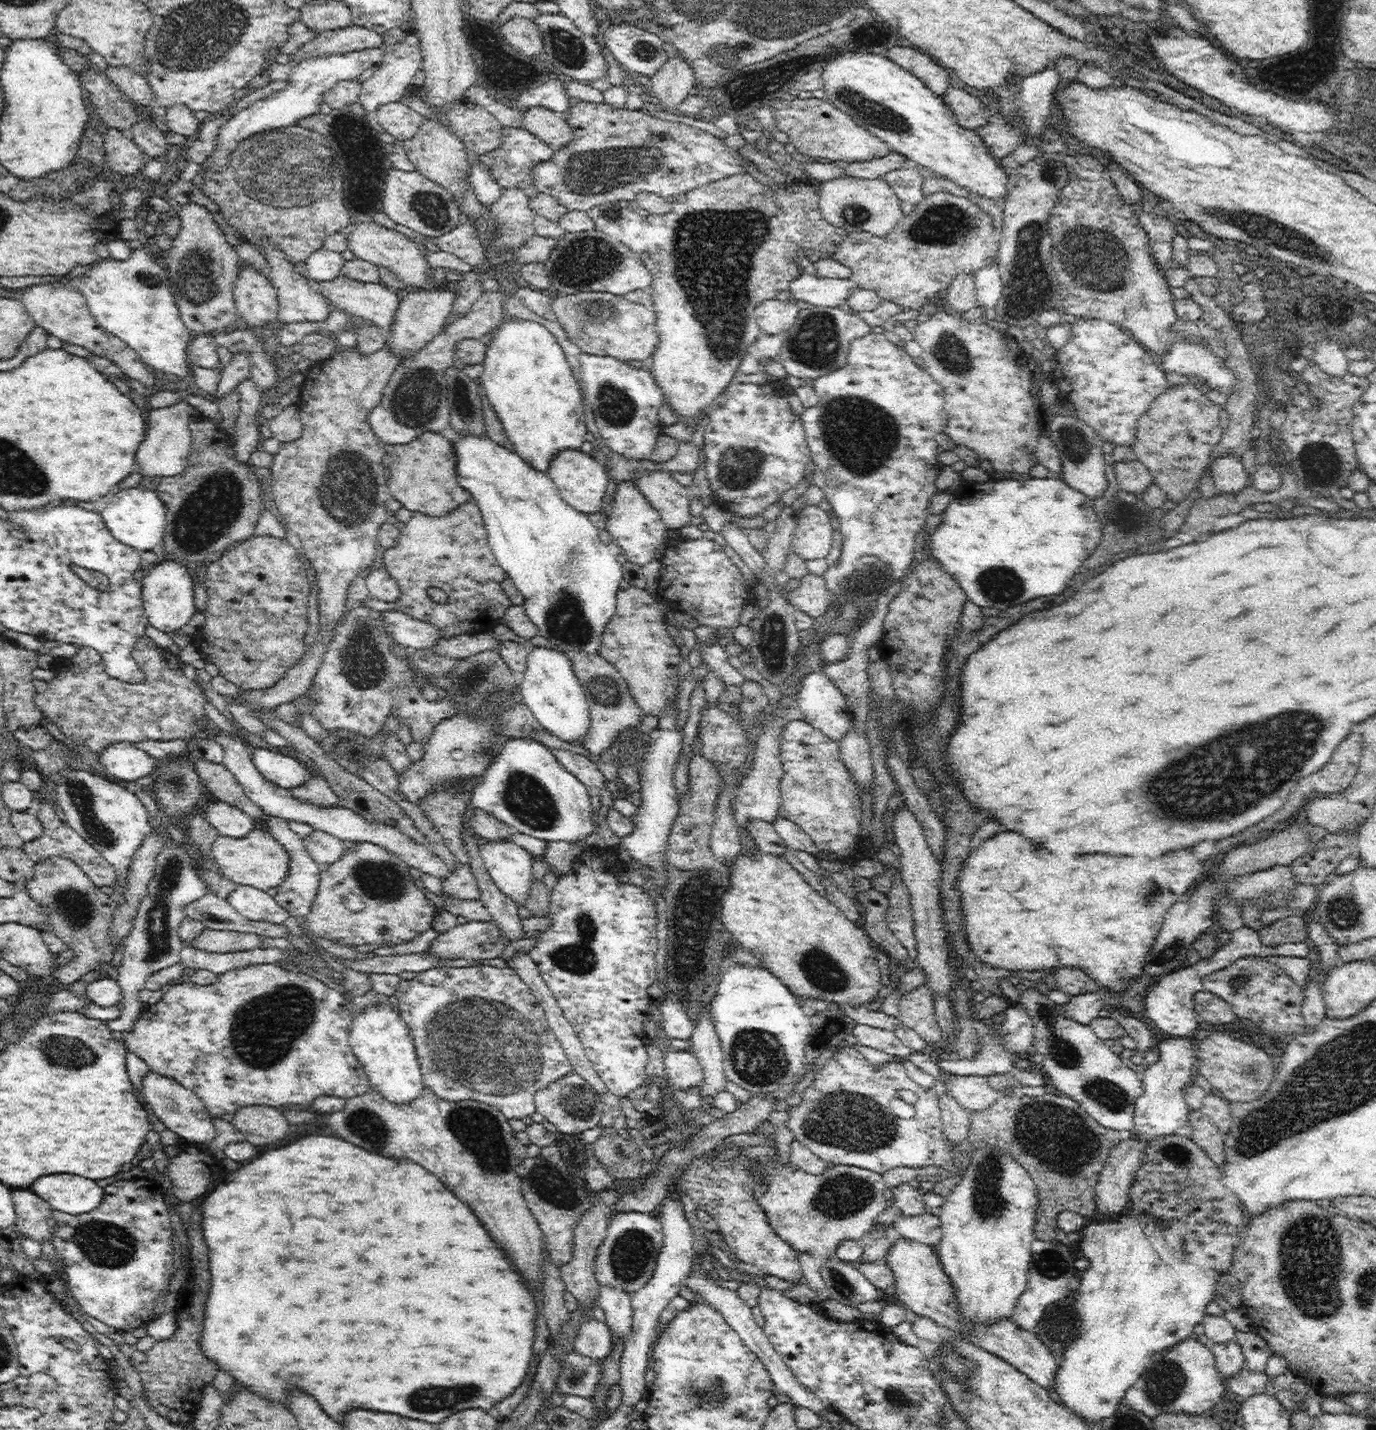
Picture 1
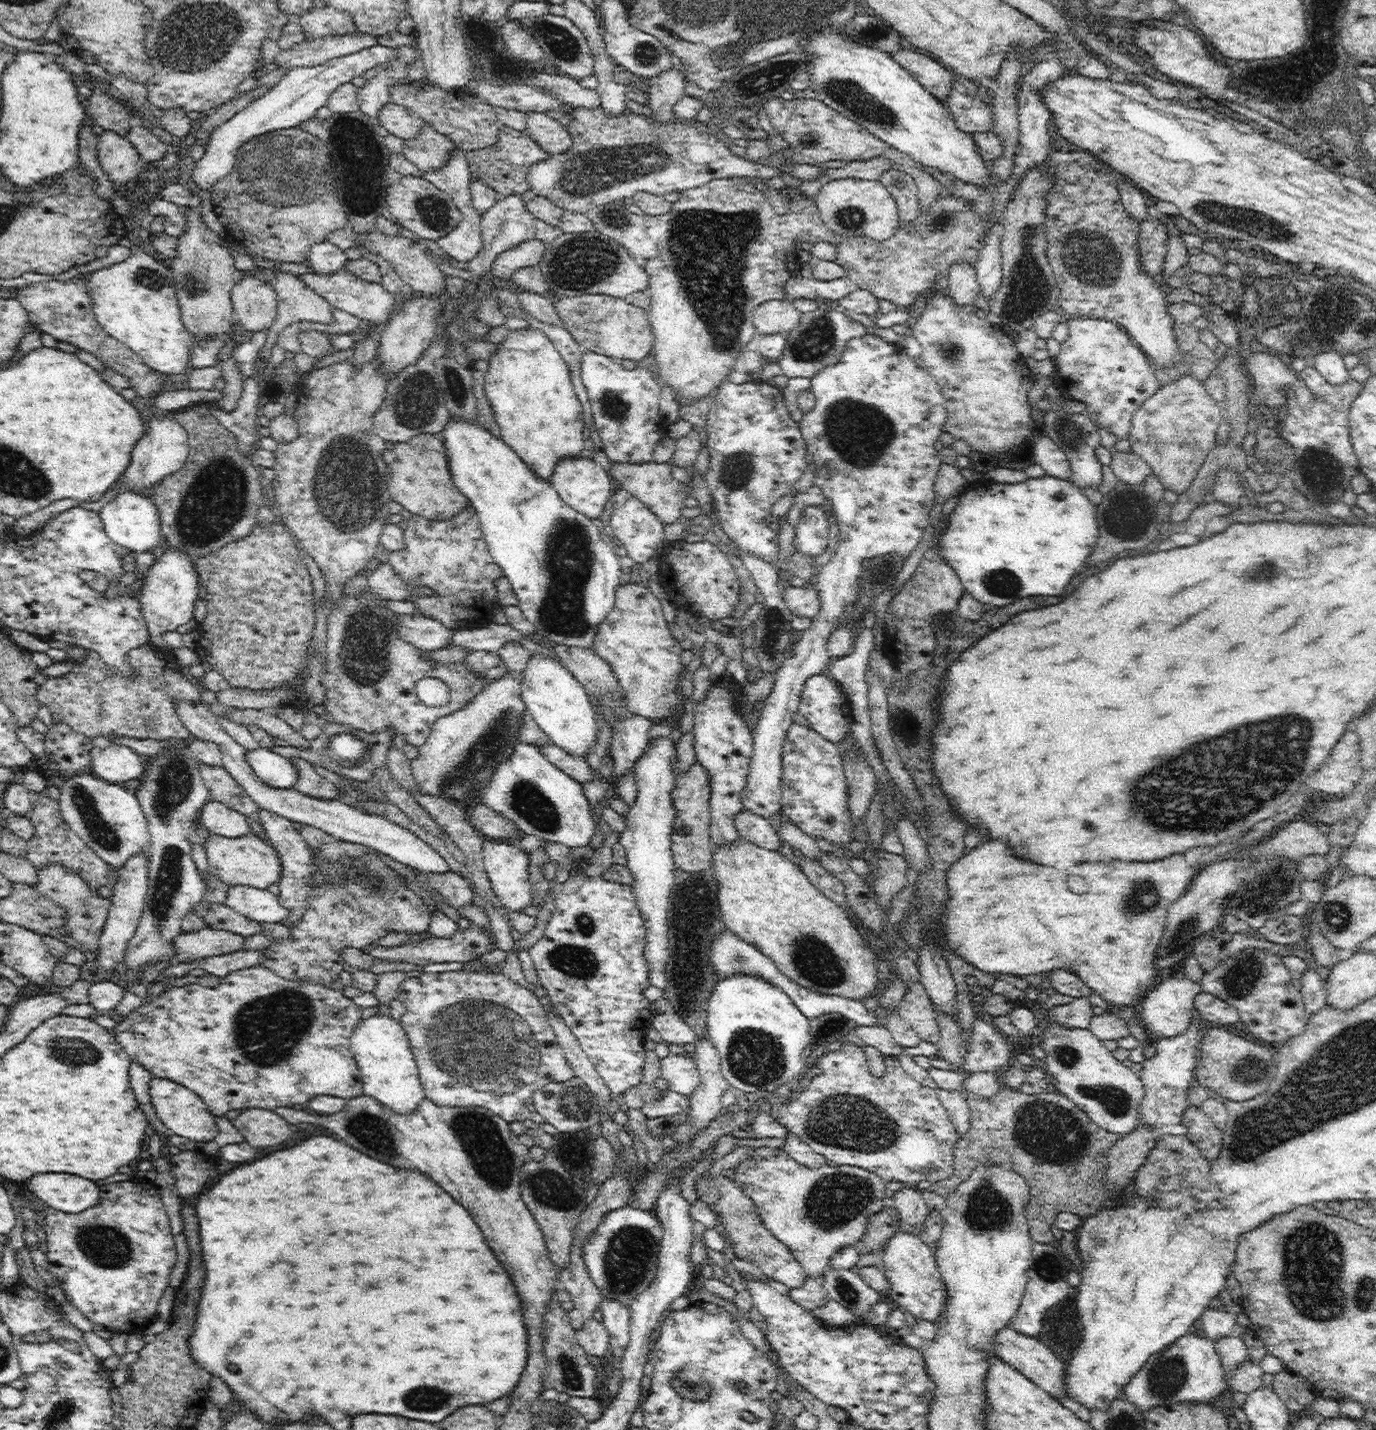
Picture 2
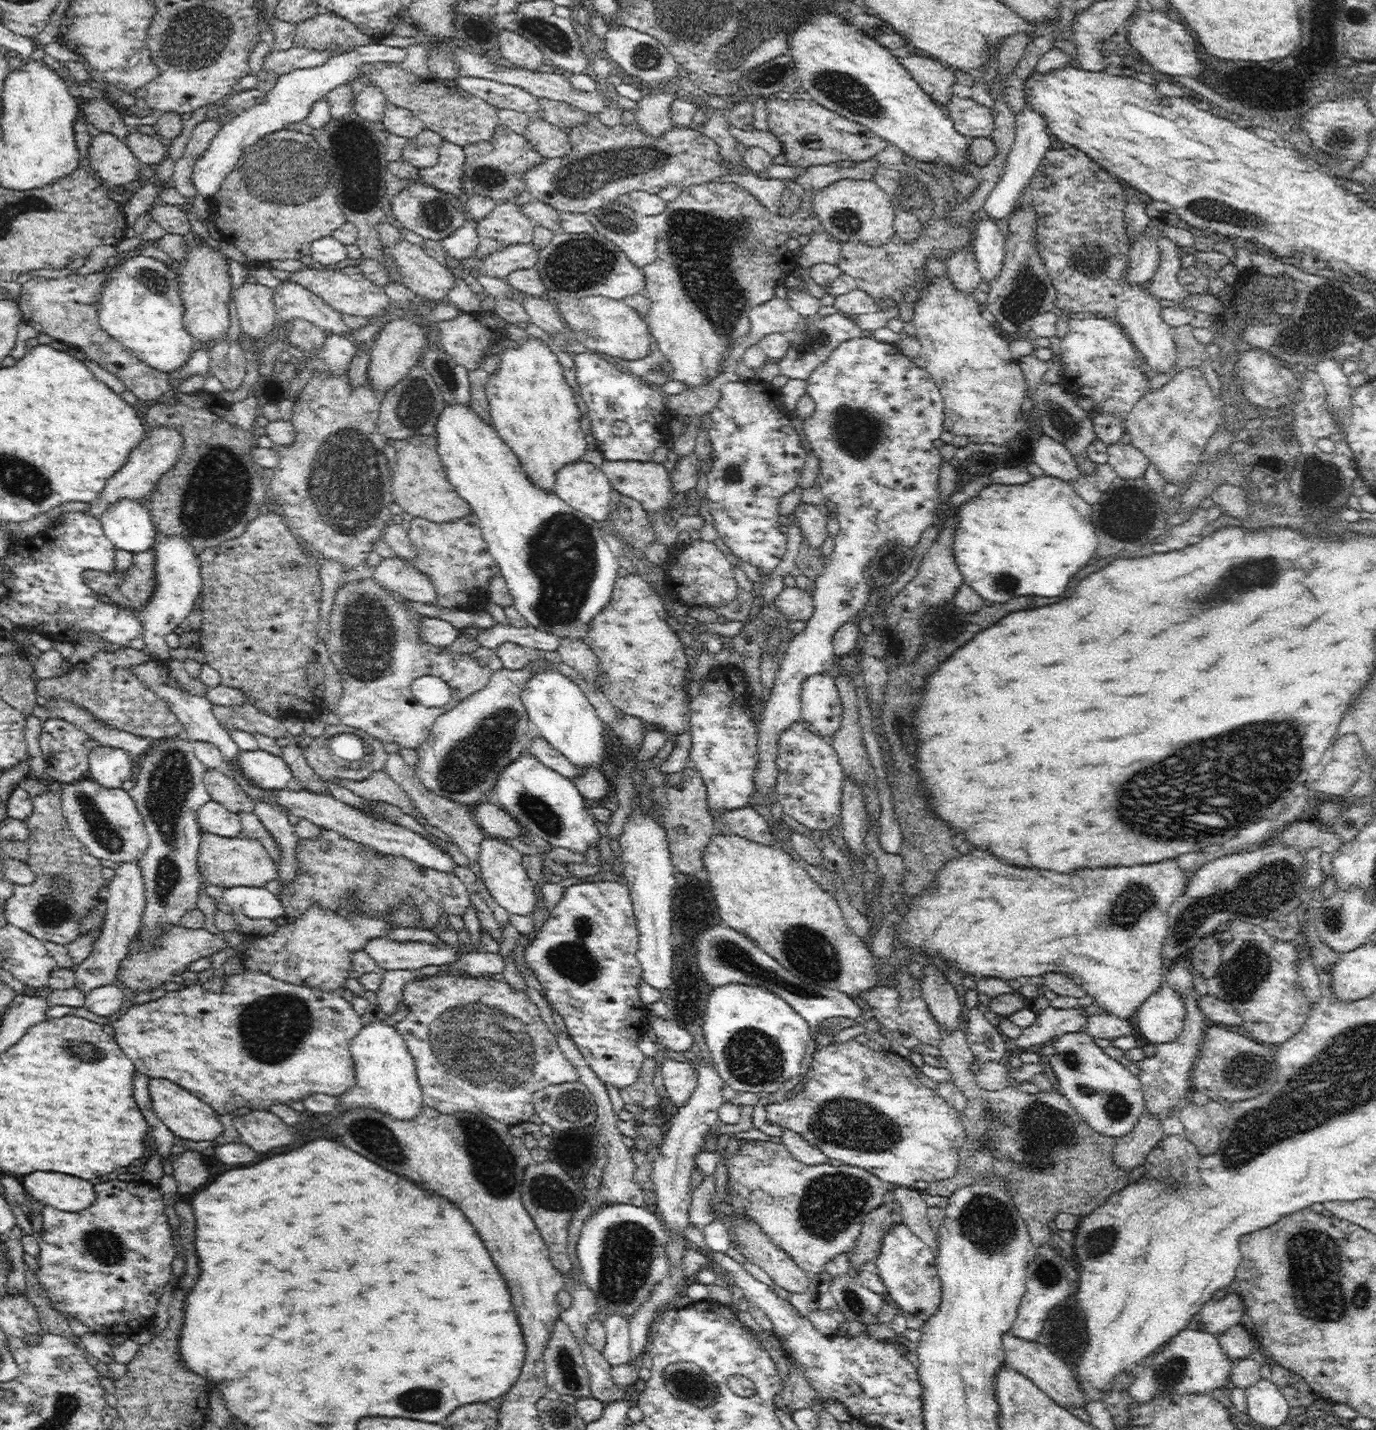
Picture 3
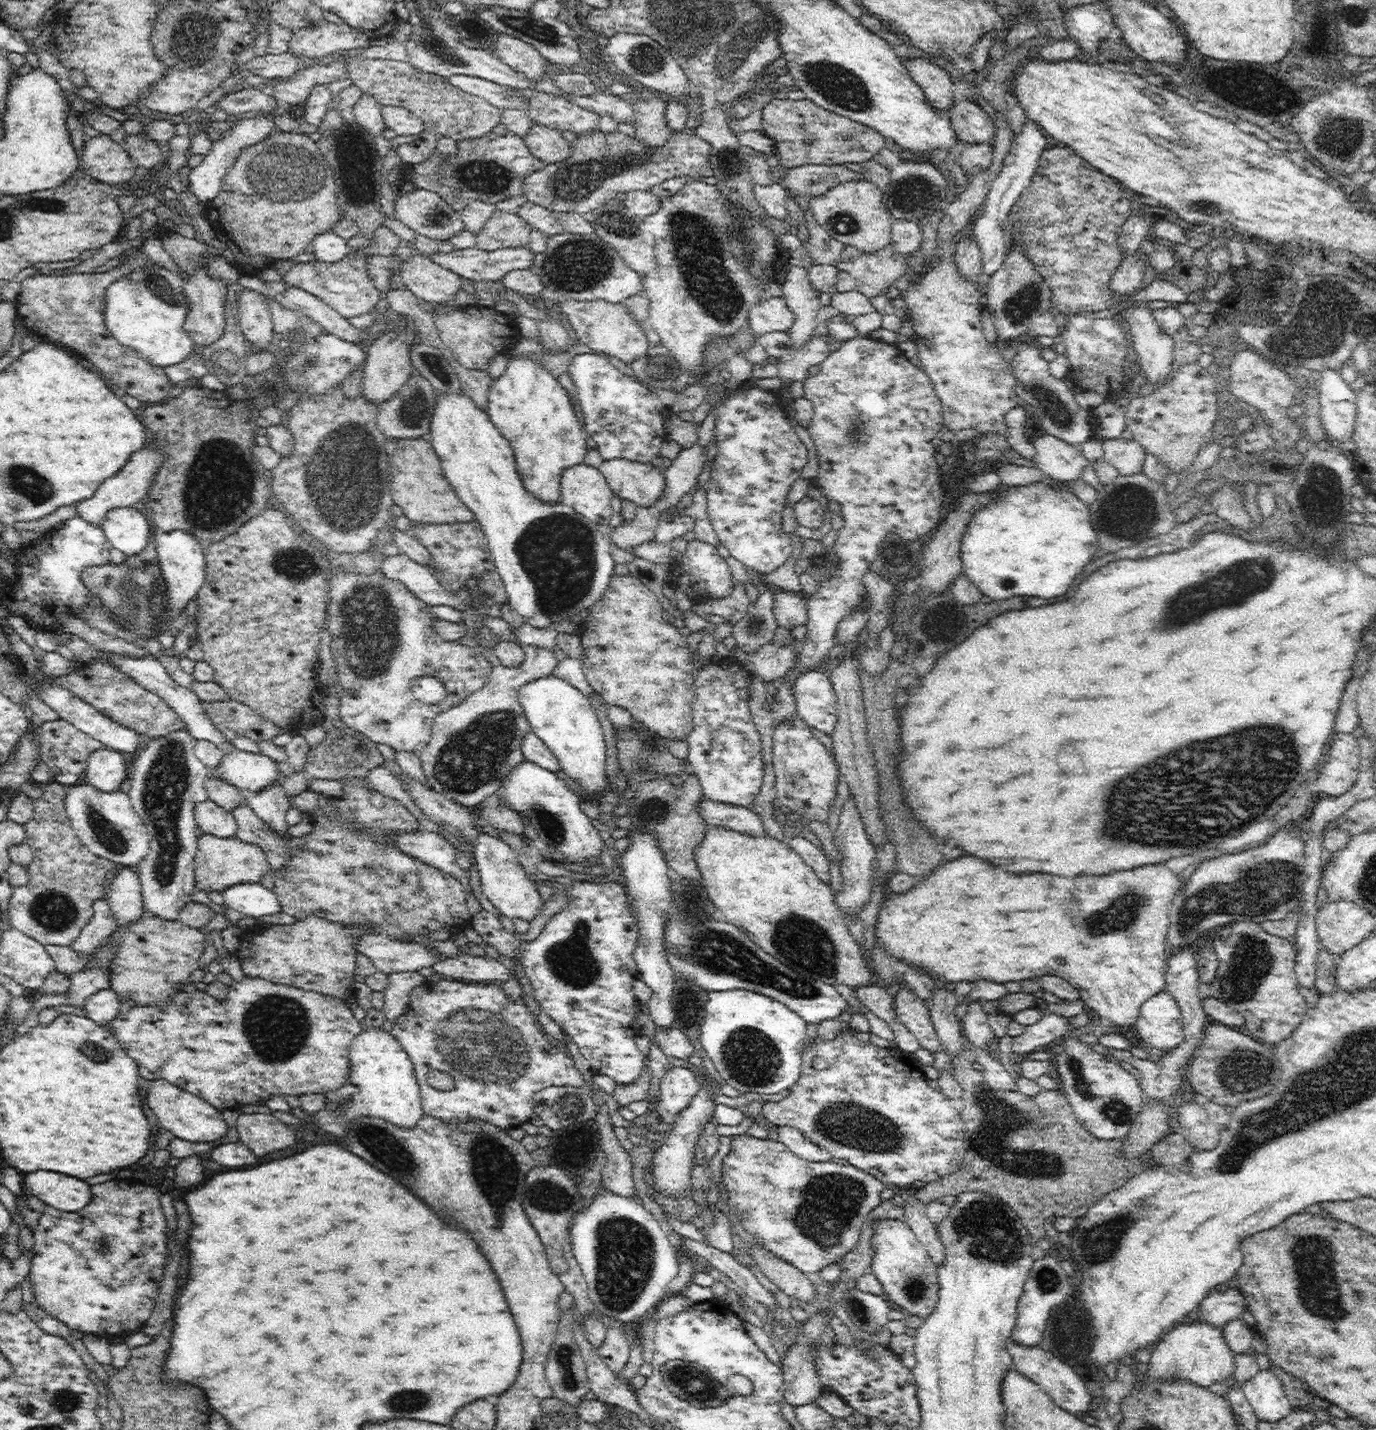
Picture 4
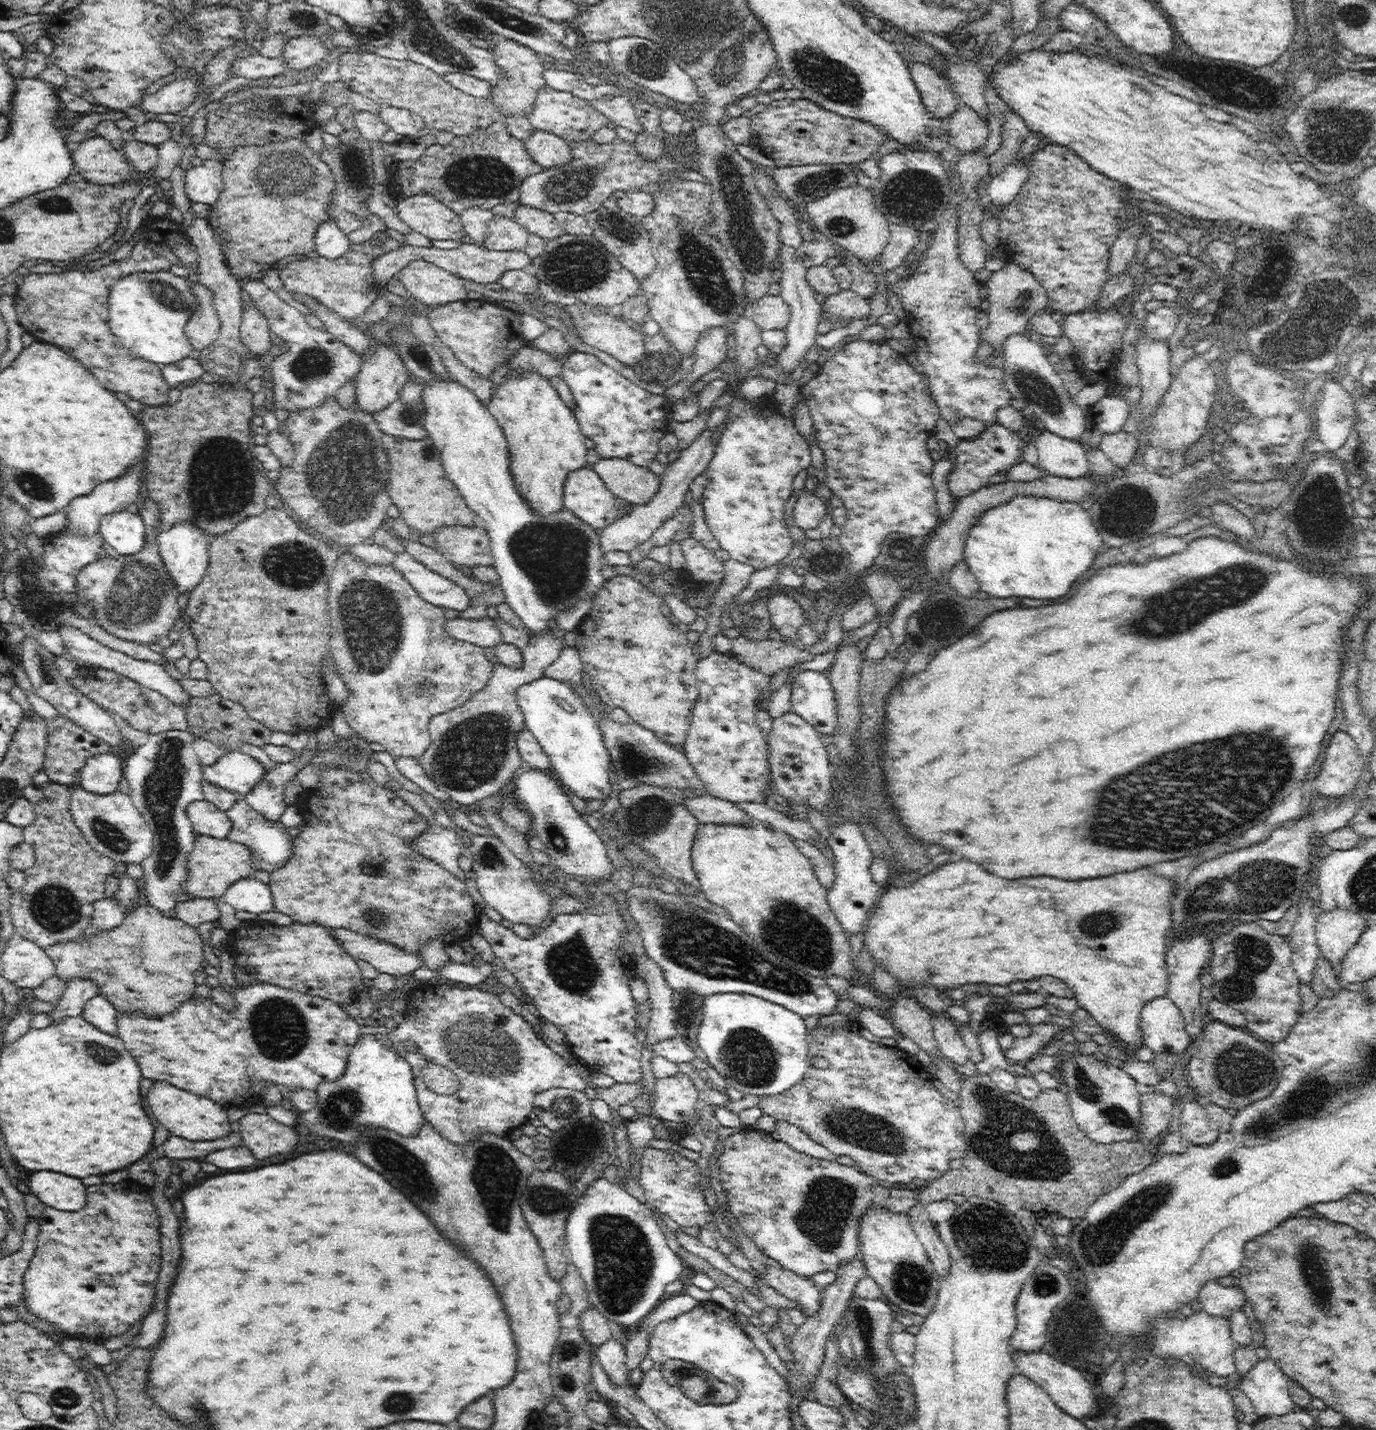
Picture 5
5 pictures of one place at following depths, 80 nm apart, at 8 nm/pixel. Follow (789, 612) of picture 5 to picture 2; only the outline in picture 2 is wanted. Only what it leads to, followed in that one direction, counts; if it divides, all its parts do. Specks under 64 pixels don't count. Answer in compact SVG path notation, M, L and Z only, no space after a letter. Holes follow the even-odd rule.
M814 582L806 583L803 587L784 586L782 599L793 615L812 619L820 610L820 597Z

